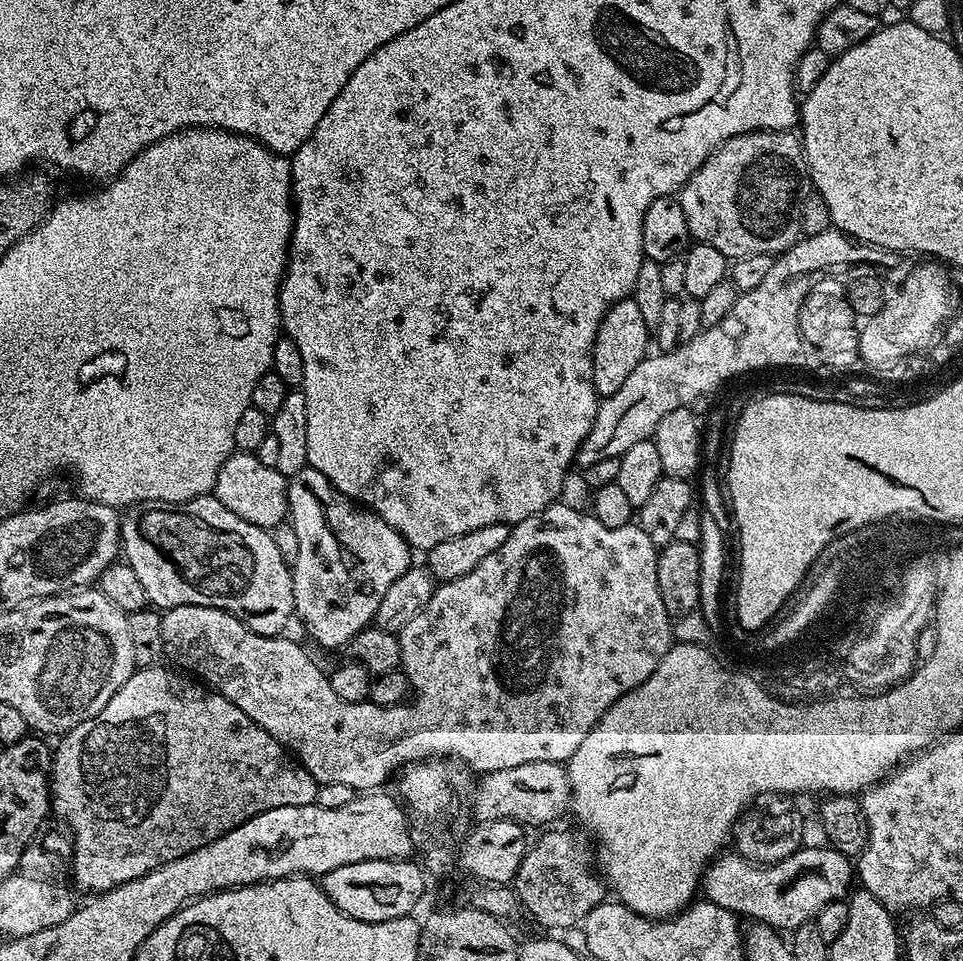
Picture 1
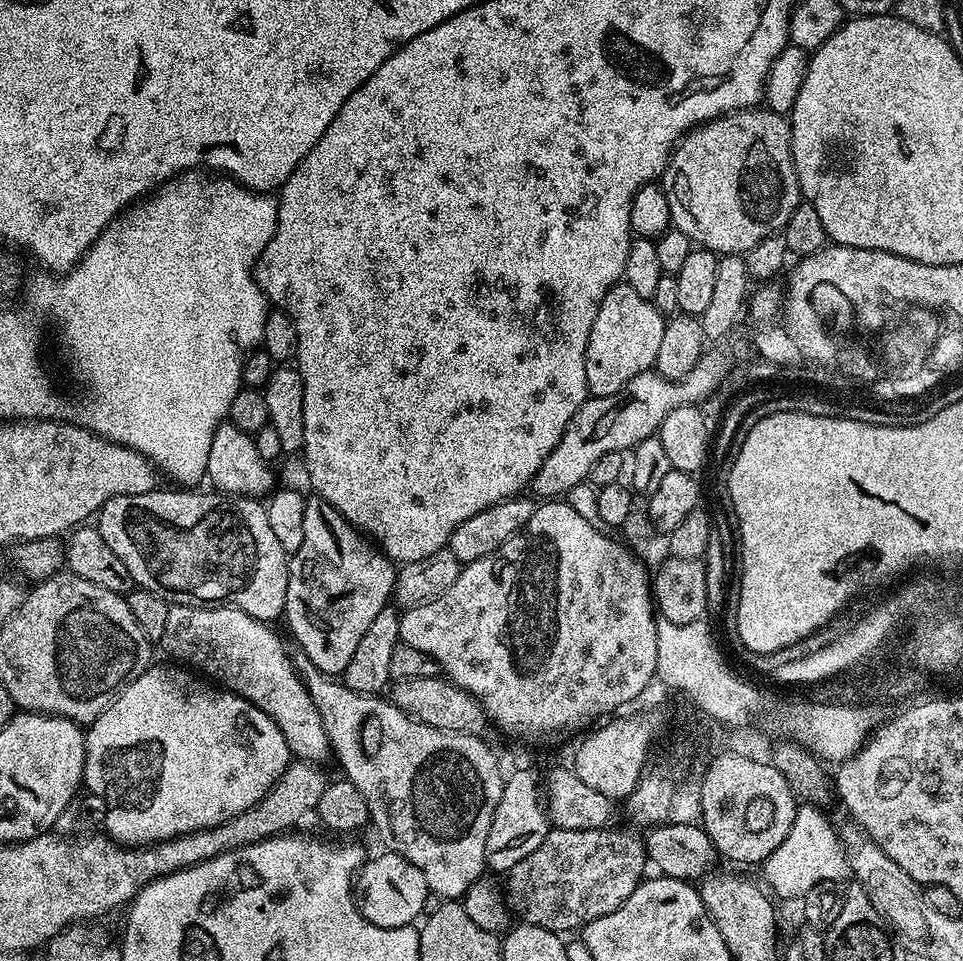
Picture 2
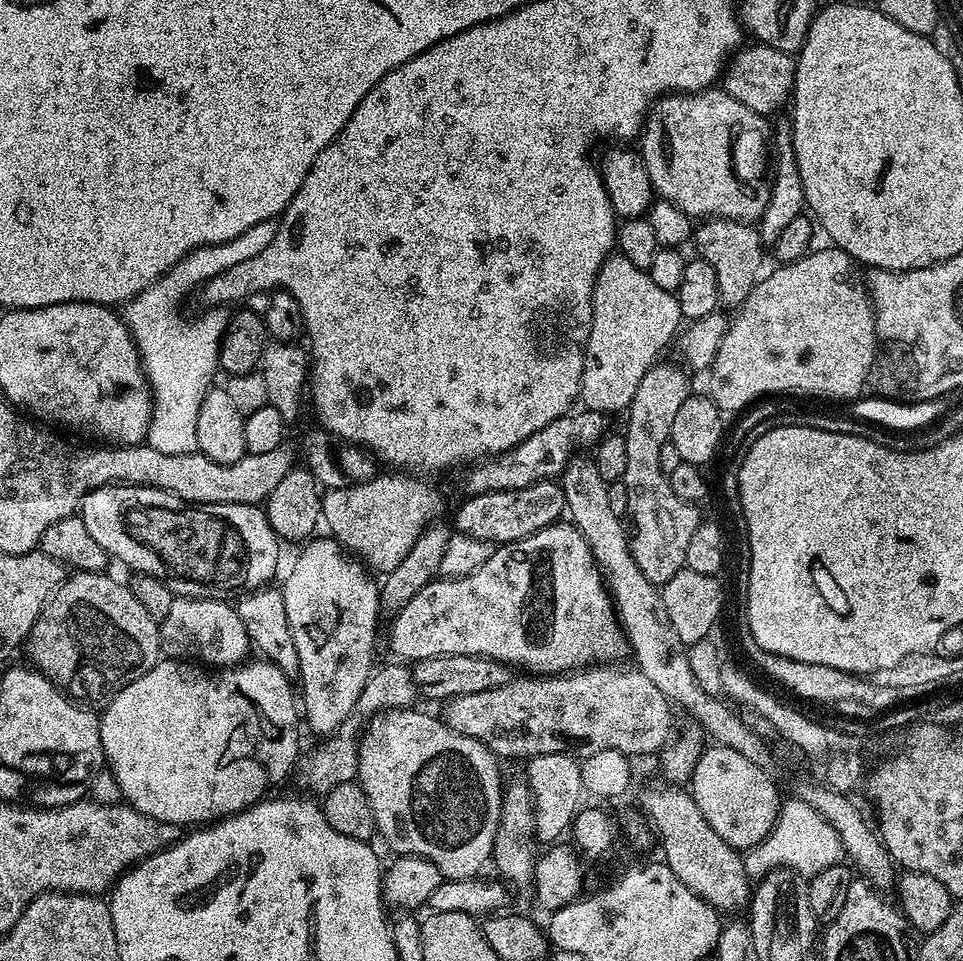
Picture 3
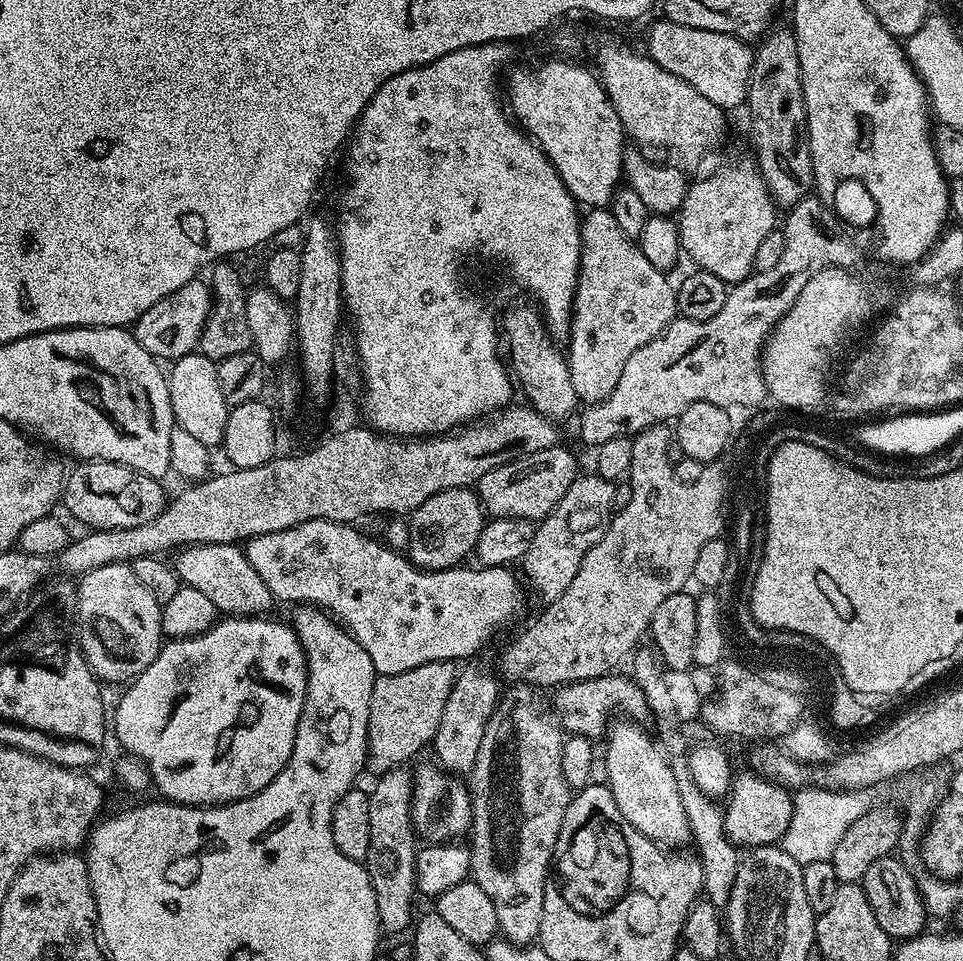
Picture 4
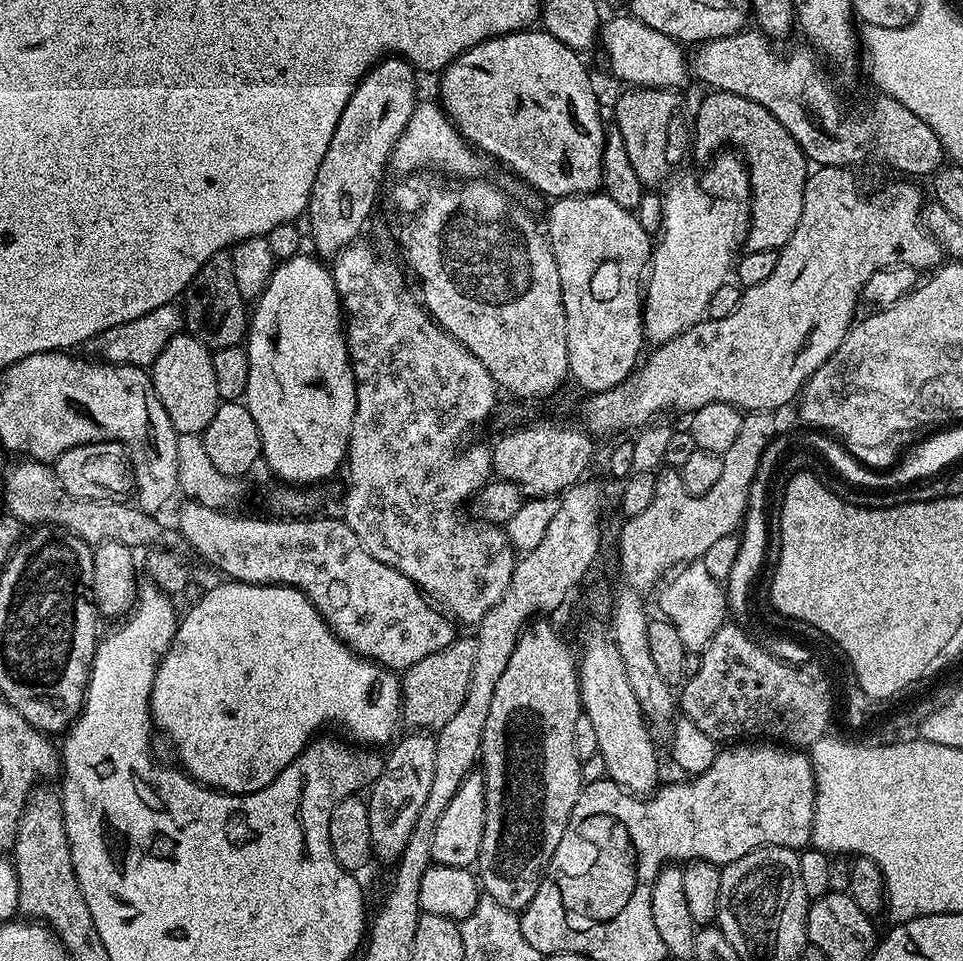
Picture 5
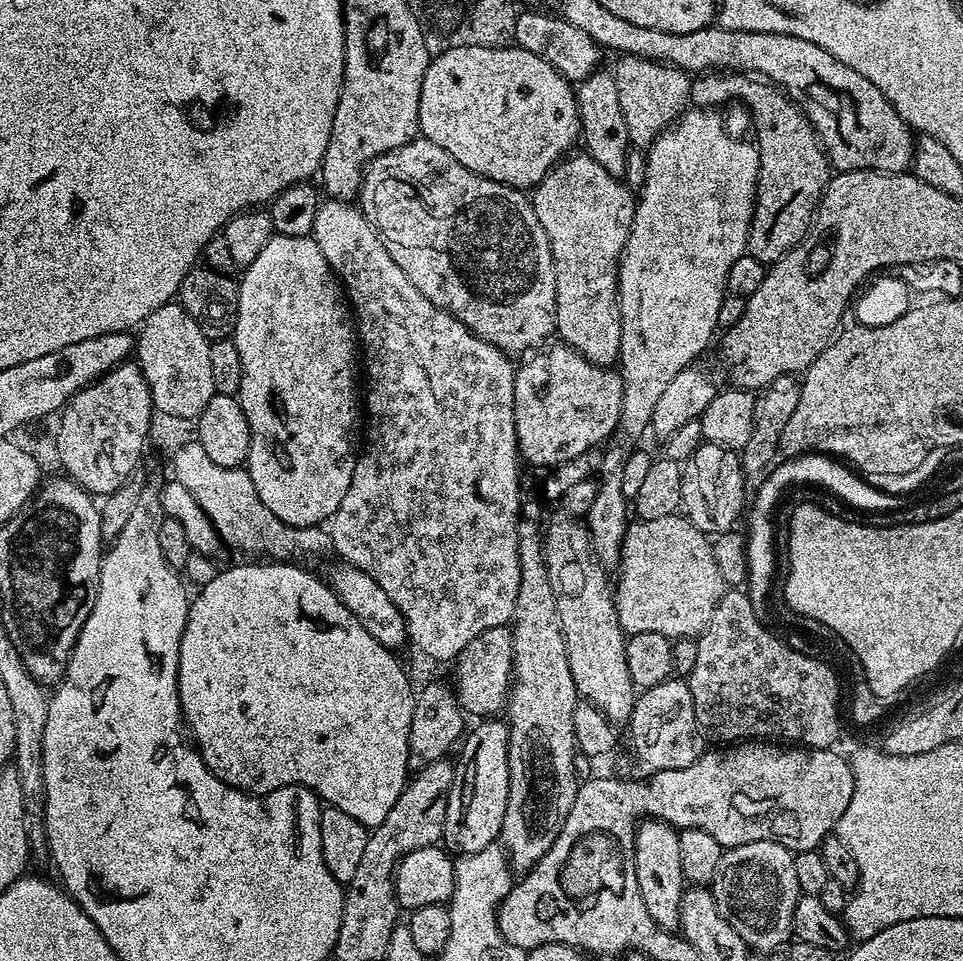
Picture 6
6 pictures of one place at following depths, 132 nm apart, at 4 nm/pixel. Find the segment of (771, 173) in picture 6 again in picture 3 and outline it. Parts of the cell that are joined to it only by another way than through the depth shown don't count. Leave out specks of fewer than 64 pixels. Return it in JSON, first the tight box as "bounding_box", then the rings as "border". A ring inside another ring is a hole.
{"bounding_box":[694,218,766,309],"border":[[[708,218],[701,224],[704,225],[701,228],[699,225],[694,232],[694,245],[696,244],[697,250],[700,251],[697,252],[699,259],[710,262],[714,275],[718,277],[721,305],[725,309],[739,309],[762,276],[760,267],[764,264],[766,245],[760,241],[759,231],[751,223],[743,220]]]}

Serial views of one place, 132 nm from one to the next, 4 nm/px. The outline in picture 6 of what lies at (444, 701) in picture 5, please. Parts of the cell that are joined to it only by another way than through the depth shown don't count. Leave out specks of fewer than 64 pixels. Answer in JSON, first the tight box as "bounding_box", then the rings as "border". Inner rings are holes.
{"bounding_box":[454,626,512,718],"border":[[[494,626],[494,630],[486,630],[466,646],[454,661],[456,667],[456,684],[454,691],[461,708],[469,717],[492,718],[505,711],[508,693],[512,687],[512,629],[508,626]]]}

